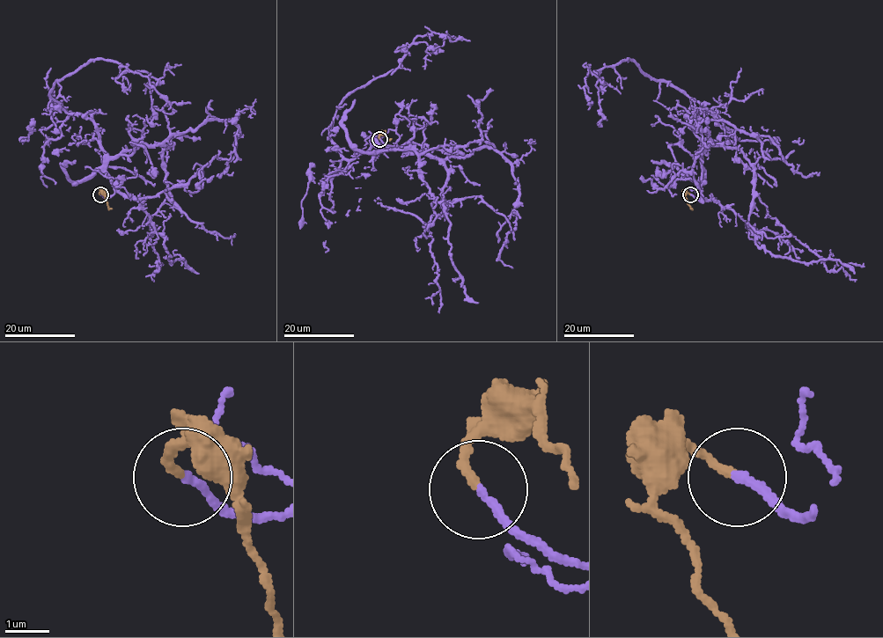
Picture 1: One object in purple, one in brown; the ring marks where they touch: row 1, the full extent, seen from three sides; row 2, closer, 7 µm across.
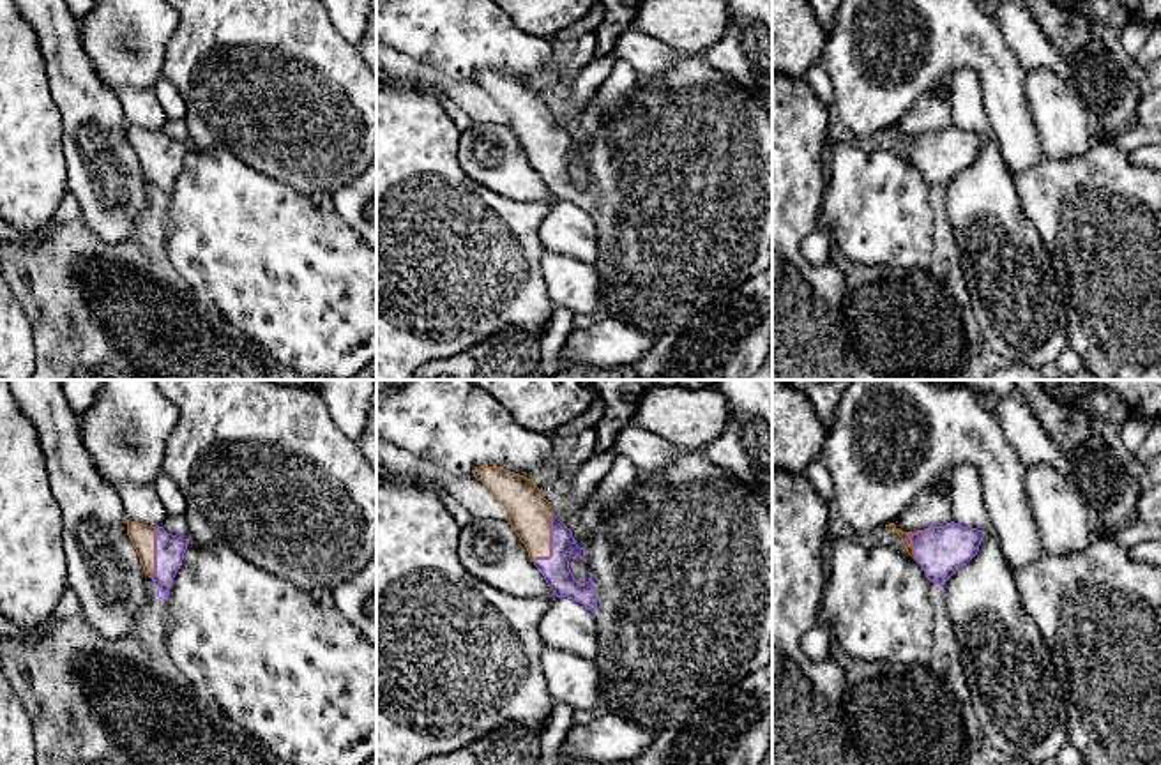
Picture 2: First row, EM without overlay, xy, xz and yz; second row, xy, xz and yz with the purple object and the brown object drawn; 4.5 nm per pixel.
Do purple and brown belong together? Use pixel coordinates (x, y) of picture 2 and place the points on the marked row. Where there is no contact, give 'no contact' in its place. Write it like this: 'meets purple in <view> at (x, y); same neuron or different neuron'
meets purple in xz at (552, 545); same neuron

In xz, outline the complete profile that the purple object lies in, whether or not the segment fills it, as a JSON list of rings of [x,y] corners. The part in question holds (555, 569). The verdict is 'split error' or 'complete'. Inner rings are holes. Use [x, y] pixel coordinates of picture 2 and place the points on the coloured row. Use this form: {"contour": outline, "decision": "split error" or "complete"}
{"contour": [[[479,466],[474,477],[509,511],[509,525],[553,594],[581,602],[594,613],[597,595],[592,574],[585,585],[580,585],[569,569],[569,560],[574,557],[587,562],[585,548],[576,544],[573,532],[555,516],[534,479],[500,466]]], "decision": "split error"}

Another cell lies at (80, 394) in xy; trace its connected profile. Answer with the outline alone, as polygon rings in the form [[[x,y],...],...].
[[[60,380],[62,392],[78,420],[94,406],[102,380]]]

